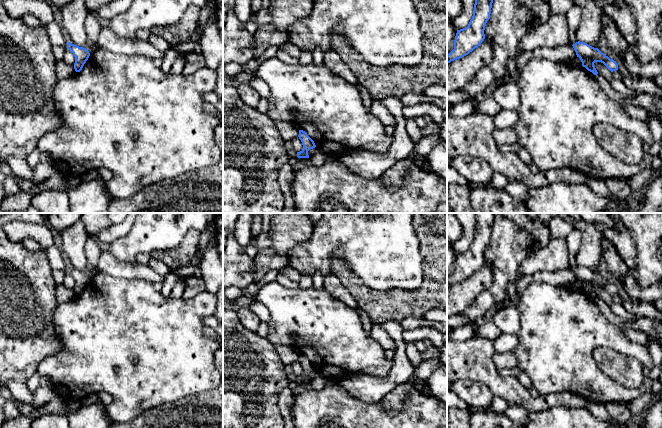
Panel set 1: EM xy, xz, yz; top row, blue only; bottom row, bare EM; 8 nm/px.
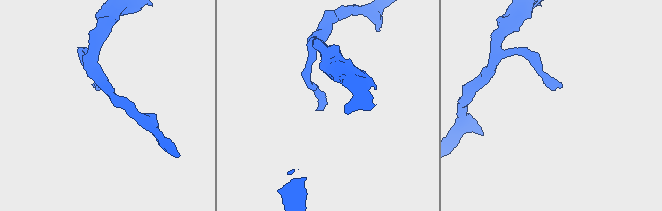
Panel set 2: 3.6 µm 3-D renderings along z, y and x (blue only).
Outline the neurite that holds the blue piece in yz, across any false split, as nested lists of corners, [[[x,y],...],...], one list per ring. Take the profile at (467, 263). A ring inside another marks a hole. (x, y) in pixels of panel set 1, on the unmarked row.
[[[495,213],[474,214],[475,228],[472,243],[467,251],[457,254],[454,273],[447,279],[447,287],[468,279],[485,263],[484,254],[490,243]]]

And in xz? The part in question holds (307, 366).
[[[299,354],[298,361],[302,366],[303,373],[300,376],[297,376],[297,381],[298,382],[309,382],[308,375],[316,371],[314,365],[303,354]]]

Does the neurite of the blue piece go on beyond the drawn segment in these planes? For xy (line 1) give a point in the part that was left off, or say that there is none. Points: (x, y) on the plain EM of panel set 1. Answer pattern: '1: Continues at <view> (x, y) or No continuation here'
1: No continuation here

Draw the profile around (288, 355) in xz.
[[[276,345],[275,348],[285,365],[291,365],[292,363],[298,361],[299,353],[292,347]]]

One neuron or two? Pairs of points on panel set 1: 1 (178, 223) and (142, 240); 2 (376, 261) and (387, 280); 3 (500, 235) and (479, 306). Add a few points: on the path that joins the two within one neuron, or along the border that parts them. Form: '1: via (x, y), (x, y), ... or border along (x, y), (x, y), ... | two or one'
1: via (169, 223), (162, 223), (151, 232) | one
2: via (381, 266), (387, 272), (387, 275) | one
3: via (500, 253), (500, 284), (496, 288) | one

